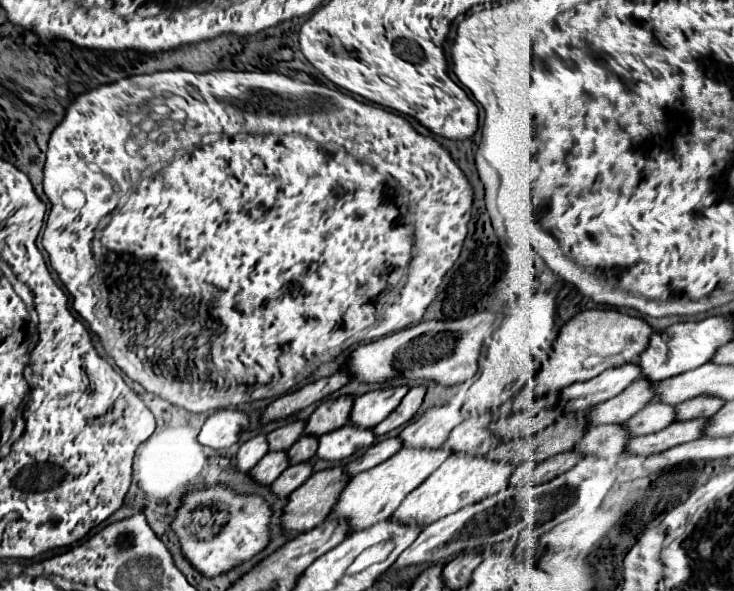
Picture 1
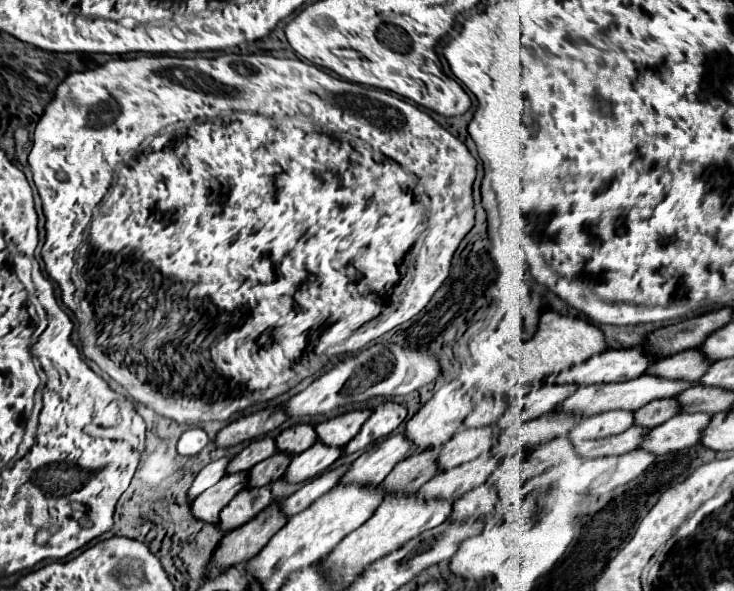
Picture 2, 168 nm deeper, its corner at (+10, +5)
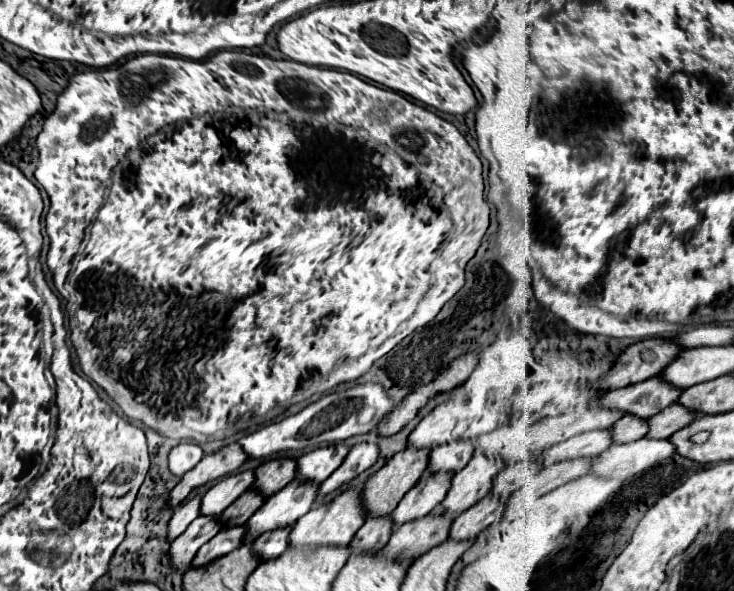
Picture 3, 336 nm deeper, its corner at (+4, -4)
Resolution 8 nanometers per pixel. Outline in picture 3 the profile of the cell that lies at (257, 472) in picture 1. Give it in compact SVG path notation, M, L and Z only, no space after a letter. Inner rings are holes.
M198 516L184 534L180 534L168 550L168 558L174 570L178 572L186 572L190 568L192 558L196 556L196 552L220 532L220 522L218 518L208 518L208 516Z

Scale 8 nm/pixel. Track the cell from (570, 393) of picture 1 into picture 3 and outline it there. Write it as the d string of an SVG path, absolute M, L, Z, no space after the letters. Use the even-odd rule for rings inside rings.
M460 440L460 444L444 444L444 448L434 448L428 456L426 474L438 472L458 472L472 458L472 440Z

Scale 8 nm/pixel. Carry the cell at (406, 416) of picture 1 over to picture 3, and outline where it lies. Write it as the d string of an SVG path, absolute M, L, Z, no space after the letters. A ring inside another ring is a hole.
M358 444L358 446L350 448L350 452L344 458L344 462L340 464L340 468L336 468L336 472L332 472L332 476L328 476L328 480L324 480L324 484L320 484L318 498L324 500L328 494L340 490L342 486L346 486L348 482L358 478L364 470L368 470L376 462L376 458L378 458L378 448L374 444Z

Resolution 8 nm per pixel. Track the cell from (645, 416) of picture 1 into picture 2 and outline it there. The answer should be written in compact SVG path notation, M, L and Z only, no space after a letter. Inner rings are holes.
M604 411L582 421L582 427L570 431L570 439L600 439L626 431L634 425L634 411Z

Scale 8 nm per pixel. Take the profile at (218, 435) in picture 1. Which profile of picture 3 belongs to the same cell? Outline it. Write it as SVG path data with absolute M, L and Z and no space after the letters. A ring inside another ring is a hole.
M180 442L178 446L174 446L170 450L168 456L168 468L174 476L184 476L190 468L194 468L198 464L198 460L202 458L202 450L198 444L192 442Z

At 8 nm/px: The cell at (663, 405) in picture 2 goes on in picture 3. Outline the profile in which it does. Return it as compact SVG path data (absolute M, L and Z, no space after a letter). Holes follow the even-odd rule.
M622 416L608 430L612 432L614 444L626 444L626 442L644 438L644 432L648 432L648 426L644 424L644 420L640 420L636 416Z

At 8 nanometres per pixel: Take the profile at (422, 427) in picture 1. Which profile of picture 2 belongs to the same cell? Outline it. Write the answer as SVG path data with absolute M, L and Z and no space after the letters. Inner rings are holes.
M406 433L388 435L374 443L368 451L364 451L350 467L350 471L342 477L340 483L360 481L360 483L380 483L396 463L406 459L414 451L414 441L406 437Z

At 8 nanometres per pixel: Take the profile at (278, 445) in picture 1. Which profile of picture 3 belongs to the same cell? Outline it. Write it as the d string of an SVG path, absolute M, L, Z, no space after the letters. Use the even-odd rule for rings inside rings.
M252 470L230 474L214 484L200 500L200 516L220 516L240 494L248 490L252 482Z

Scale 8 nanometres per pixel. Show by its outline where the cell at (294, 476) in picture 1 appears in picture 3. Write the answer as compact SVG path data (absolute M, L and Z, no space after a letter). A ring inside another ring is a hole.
M236 526L236 528L224 528L220 530L210 542L206 542L200 552L194 556L192 560L192 568L202 568L206 564L210 564L212 560L226 556L228 552L236 550L242 544L242 536L244 536L244 526Z

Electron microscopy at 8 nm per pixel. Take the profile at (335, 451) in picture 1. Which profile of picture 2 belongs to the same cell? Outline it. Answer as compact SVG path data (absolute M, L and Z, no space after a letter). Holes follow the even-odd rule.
M316 441L306 451L294 455L294 459L286 471L286 479L292 483L298 483L298 481L316 477L316 475L324 473L342 455L344 455L344 447L332 447L332 445L324 445L324 443Z

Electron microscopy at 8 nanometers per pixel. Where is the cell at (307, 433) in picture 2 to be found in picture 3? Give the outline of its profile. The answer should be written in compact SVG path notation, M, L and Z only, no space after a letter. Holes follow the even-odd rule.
M270 460L264 462L254 470L254 482L250 490L262 494L264 498L274 496L280 492L286 484L292 482L292 476L296 474L296 462L294 460Z

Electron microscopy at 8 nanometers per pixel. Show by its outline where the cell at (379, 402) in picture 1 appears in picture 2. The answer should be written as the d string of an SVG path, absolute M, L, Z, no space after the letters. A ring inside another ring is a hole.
M356 409L318 423L316 425L318 441L326 445L346 445L360 431L360 427L370 415L372 415L370 409Z

